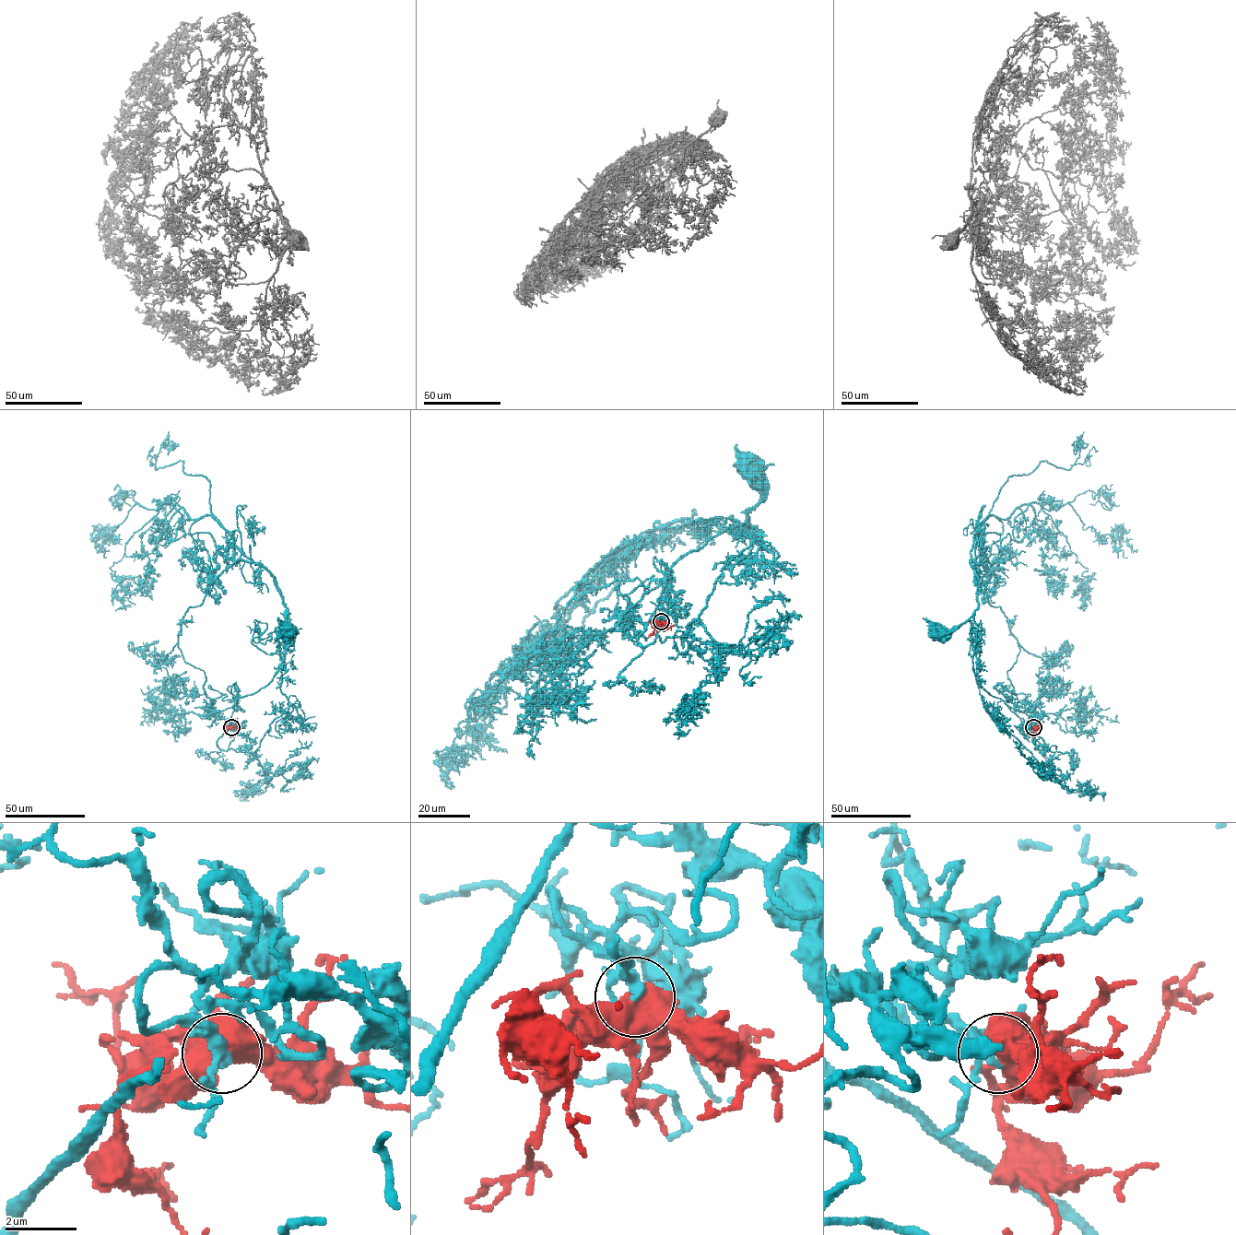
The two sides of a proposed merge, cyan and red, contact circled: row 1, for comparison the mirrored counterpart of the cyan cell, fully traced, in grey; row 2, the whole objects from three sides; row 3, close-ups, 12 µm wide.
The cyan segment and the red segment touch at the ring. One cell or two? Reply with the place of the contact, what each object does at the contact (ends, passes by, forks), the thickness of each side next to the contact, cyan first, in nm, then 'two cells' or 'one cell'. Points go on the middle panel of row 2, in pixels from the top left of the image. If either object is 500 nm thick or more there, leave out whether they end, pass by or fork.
place (661, 621); calibres 240 and 900 nm; one cell

